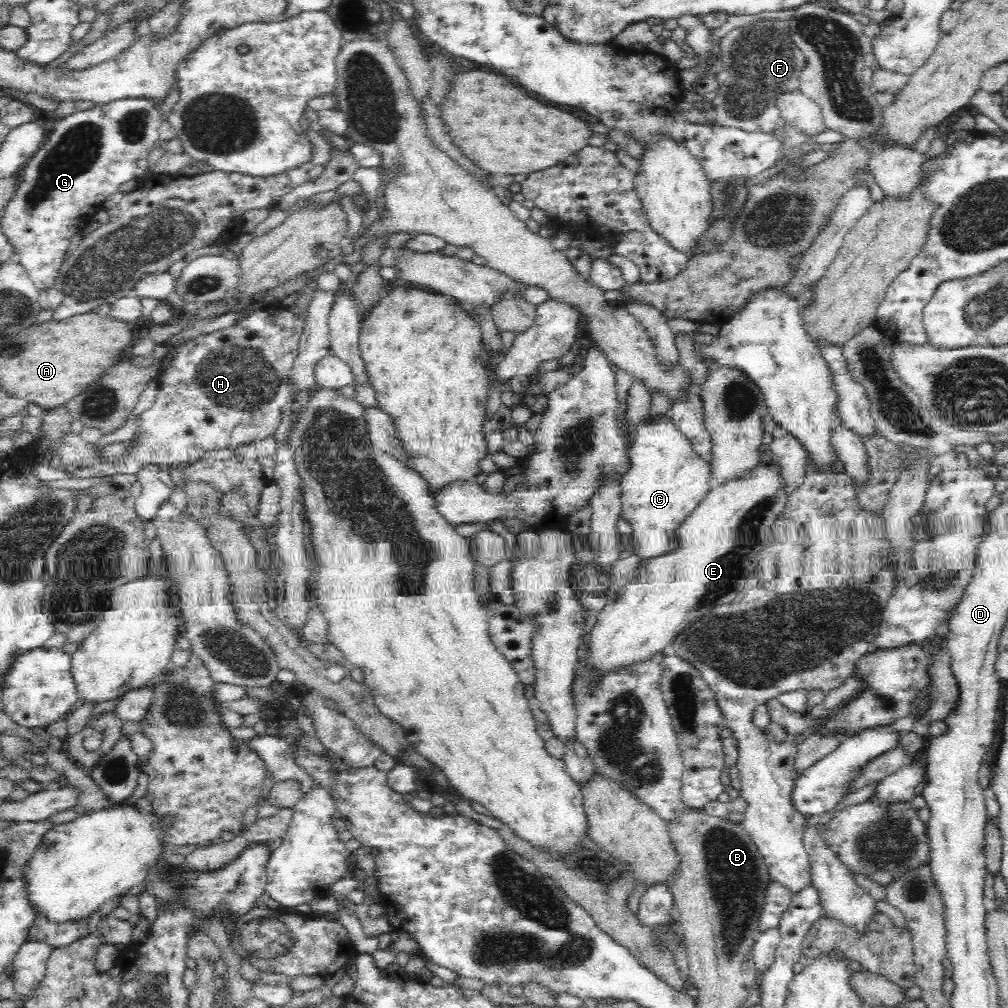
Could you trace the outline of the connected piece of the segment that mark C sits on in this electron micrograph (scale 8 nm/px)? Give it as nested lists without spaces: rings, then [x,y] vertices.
[[[669,415],[666,417],[656,422],[645,420],[641,425],[636,426],[629,452],[631,465],[620,480],[621,517],[625,518],[631,526],[634,556],[642,562],[663,557],[678,548],[679,528],[711,489],[708,485],[709,464],[693,449],[691,442],[671,422]]]

